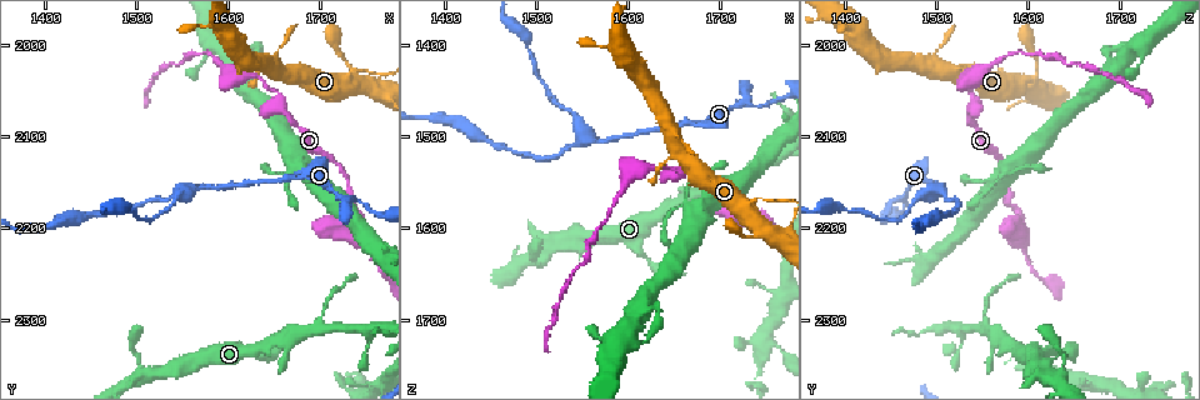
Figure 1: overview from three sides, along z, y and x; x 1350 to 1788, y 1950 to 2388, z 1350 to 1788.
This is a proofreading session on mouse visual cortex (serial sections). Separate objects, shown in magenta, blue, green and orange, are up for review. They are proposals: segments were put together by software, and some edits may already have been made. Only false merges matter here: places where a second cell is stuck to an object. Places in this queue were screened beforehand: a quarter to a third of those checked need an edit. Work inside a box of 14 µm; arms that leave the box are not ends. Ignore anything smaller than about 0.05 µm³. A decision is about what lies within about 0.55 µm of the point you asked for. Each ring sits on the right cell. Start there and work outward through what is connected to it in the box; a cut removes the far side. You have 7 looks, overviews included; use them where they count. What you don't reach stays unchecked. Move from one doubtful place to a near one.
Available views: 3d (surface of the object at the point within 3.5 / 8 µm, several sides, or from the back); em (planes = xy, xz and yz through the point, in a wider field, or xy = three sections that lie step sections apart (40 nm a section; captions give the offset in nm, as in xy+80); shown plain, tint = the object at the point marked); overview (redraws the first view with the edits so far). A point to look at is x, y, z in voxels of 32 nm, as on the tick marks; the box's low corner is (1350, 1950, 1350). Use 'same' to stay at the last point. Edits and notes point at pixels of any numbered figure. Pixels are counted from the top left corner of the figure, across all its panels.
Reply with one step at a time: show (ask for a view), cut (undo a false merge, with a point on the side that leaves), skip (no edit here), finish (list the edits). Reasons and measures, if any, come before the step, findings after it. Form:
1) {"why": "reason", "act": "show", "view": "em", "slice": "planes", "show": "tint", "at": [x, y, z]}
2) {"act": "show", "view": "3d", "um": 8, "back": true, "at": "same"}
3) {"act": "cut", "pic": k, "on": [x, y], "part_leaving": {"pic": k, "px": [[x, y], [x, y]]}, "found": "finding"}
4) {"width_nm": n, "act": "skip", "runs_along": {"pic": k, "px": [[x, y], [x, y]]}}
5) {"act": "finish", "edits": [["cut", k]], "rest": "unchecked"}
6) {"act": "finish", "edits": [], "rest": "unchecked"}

{"why": "calibre changes", "act": "show", "view": "3d", "um": 8, "at": [1745, 2025, 1565]}

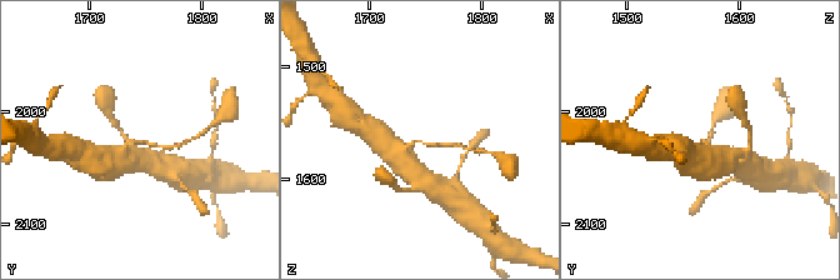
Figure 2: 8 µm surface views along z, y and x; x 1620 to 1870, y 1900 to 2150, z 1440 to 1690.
{"act": "show", "view": "3d", "um": 3.5, "at": [1750, 2028, 1570]}

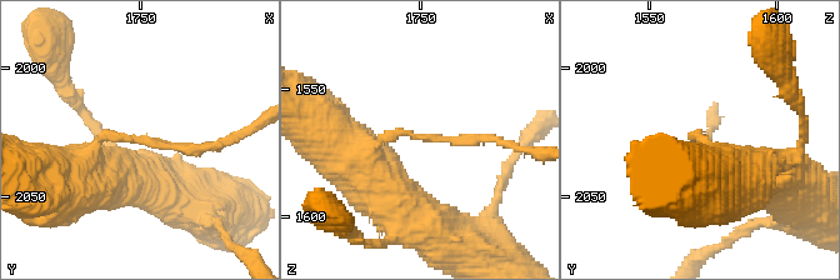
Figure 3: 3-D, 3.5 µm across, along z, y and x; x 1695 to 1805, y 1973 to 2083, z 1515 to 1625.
{"act": "show", "view": "em", "slice": "planes", "show": "tint", "at": [1749, 2027, 1568]}

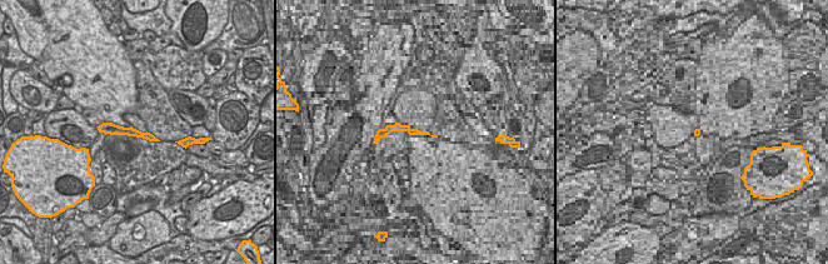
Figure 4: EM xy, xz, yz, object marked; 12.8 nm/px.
{"act": "skip", "runs_along": {"pic": 4, "px": [[101, 128], [126, 130], [149, 137]]}, "found": "continuous, no second cell"}

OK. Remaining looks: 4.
{"why": "thin arm on a thick one", "act": "show", "view": "3d", "um": 3.5, "at": [1700, 2305, 1555]}

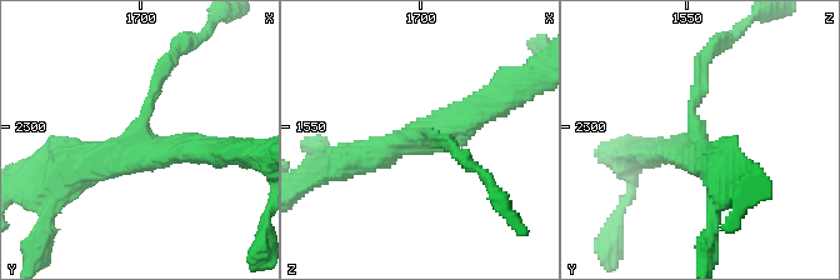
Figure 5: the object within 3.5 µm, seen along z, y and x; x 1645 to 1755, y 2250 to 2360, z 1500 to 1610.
{"arms": 3, "arm_widths_nm": [150, 300, 400], "why": "now the EM", "act": "show", "view": "em", "slice": "xy", "step": 5, "show": "tint", "at": [1702, 2308, 1554]}

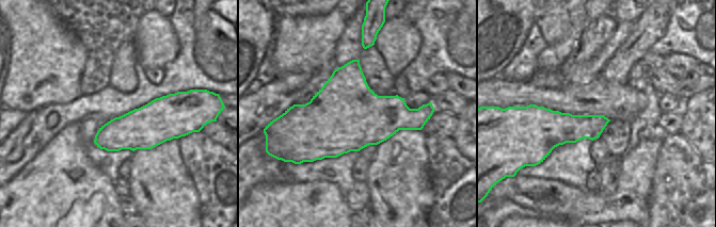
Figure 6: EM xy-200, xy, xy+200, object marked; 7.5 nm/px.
{"act": "cut", "pic": 5, "on": [698, 70], "part_leaving": {"pic": 5, "px": [[691, 108], [704, 58], [733, 35]]}, "found": "a second cell is stuck on"}

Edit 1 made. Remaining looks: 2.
{"act": "finish", "edits": [["cut", 5]], "rest": "unchecked"}

